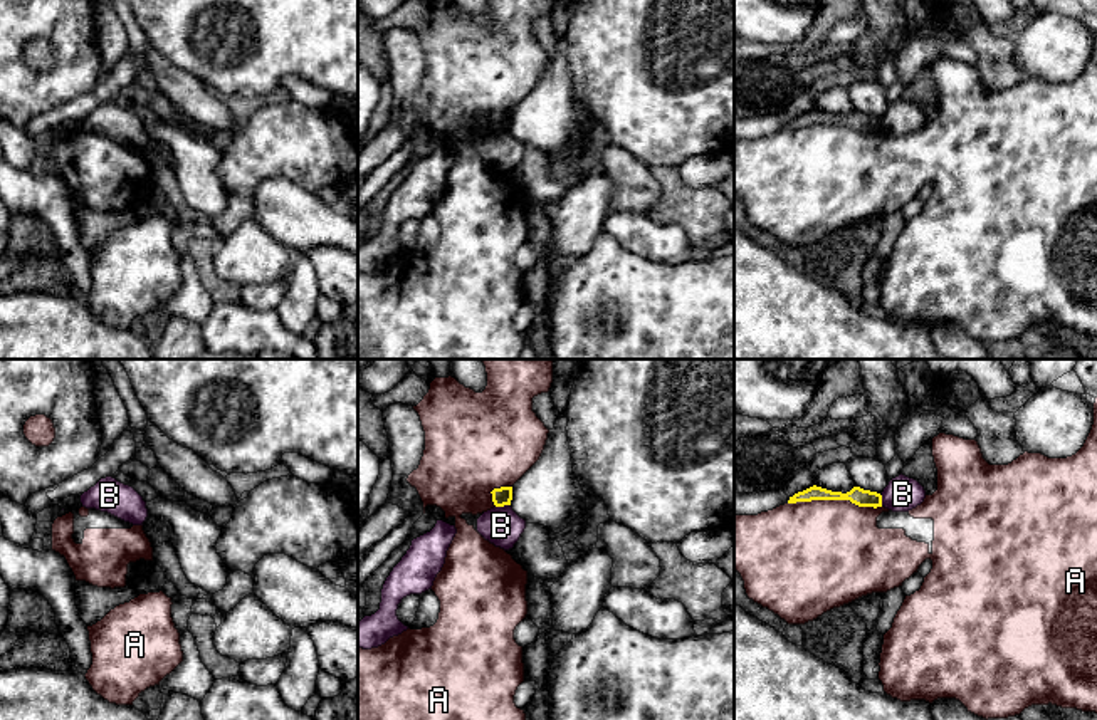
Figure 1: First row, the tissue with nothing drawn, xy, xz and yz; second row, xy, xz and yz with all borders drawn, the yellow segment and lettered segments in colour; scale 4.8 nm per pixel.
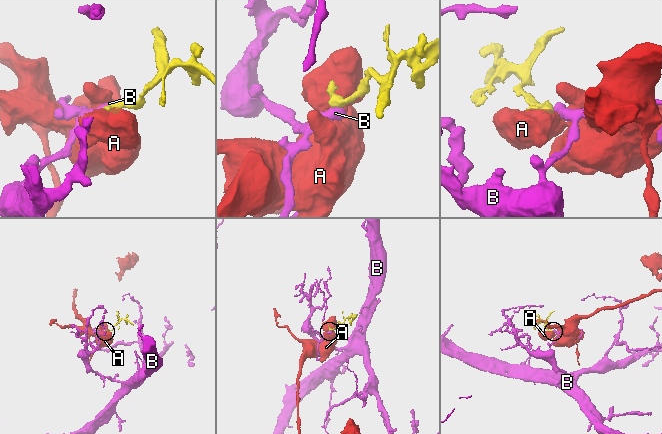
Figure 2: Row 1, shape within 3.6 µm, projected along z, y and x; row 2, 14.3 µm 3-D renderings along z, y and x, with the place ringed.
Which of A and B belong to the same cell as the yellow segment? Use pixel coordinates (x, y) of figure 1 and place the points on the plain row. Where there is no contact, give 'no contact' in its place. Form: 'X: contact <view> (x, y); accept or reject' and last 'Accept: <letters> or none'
A: contact yz (835, 123); reject
B: contact xz (503, 130); reject
Accept: none

